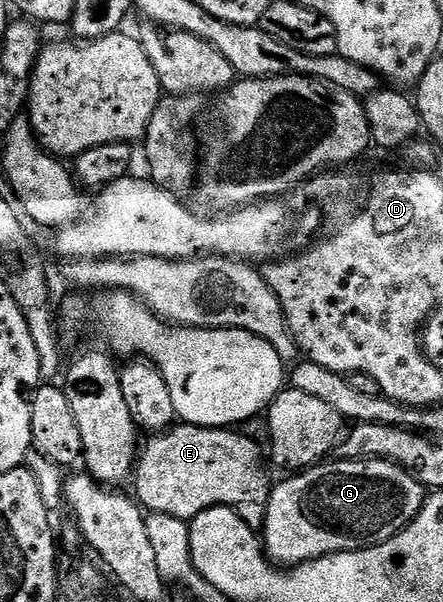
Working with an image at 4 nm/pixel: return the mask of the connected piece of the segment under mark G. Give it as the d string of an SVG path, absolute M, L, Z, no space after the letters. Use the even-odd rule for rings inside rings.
M333 459L333 464L321 462L311 468L297 471L289 480L277 483L271 494L268 495L268 509L265 512L264 527L262 529L262 548L269 560L277 566L295 566L306 564L310 560L317 560L323 556L329 556L335 552L357 552L360 548L370 548L381 540L389 540L391 536L399 536L411 525L414 517L420 512L426 499L426 490L418 481L410 475L400 464L389 460L341 460Z

